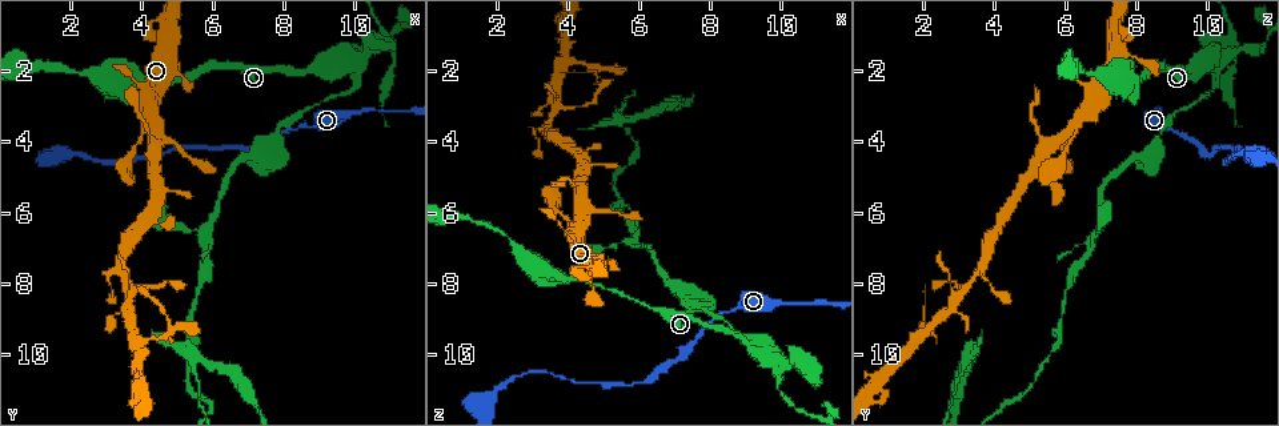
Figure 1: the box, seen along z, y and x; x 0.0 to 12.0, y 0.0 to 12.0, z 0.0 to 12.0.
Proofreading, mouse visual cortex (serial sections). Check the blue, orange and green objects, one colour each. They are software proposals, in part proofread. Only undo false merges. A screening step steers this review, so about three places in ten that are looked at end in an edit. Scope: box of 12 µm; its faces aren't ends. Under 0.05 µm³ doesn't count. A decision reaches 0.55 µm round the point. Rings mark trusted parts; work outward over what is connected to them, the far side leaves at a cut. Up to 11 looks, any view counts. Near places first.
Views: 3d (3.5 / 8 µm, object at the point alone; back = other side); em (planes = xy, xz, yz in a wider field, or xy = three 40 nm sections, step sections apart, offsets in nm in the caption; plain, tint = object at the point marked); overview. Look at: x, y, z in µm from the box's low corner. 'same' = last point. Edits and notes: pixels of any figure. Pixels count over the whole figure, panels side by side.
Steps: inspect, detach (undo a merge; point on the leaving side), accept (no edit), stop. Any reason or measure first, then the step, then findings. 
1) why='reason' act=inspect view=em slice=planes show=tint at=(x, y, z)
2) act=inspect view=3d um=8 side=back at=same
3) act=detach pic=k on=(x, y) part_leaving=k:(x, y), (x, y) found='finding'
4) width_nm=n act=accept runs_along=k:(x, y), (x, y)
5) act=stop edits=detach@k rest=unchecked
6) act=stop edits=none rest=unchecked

why='four or more arms meet' act=inspect view=3d um=3.5 side=back at=(4.4, 4.2, 5.6)

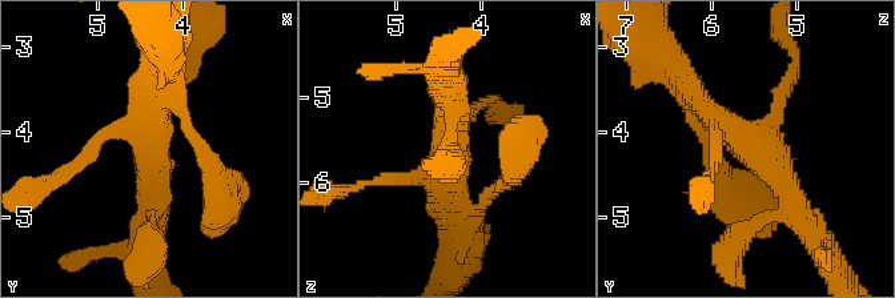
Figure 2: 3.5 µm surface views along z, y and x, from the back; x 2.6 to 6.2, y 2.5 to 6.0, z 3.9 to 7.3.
arms=4 arm_widths_nm=150,150,350,350 why='now the EM' act=inspect view=em slice=xy step=5 show=tint at=(4.35, 4.15, 5.55)

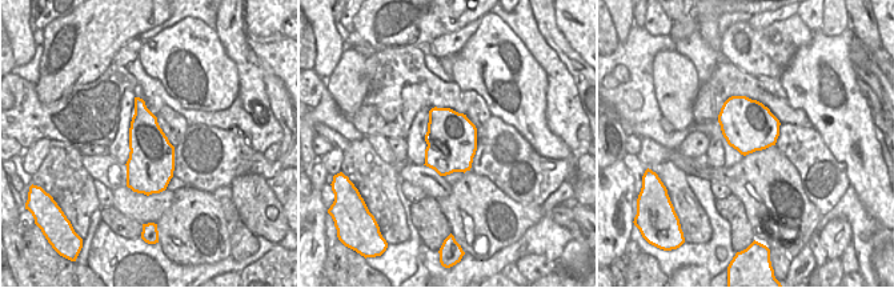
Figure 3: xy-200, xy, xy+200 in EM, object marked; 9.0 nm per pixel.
act=accept found='continuous, no second cell'

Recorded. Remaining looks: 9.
why='sudden change in width' act=inspect view=3d um=3.5 at=(3.6, 8.1, 3.1)

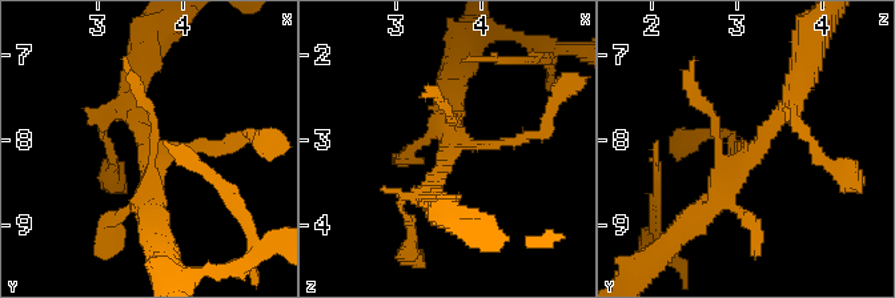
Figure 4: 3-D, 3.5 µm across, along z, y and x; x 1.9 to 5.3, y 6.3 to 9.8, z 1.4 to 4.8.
act=inspect view=em slice=xy step=5 show=tint at=(3.55, 8.15, 3.15)

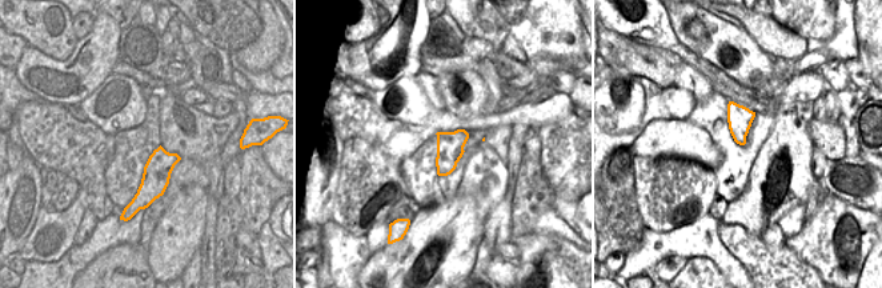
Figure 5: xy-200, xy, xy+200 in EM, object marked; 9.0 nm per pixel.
act=accept runs_along=4:(797, 87), (753, 156), (691, 221) found='all the same cell'

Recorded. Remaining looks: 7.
why='two arms in line, one across' act=inspect view=3d um=3.5 side=back at=(3.9, 9.6, 1.8)

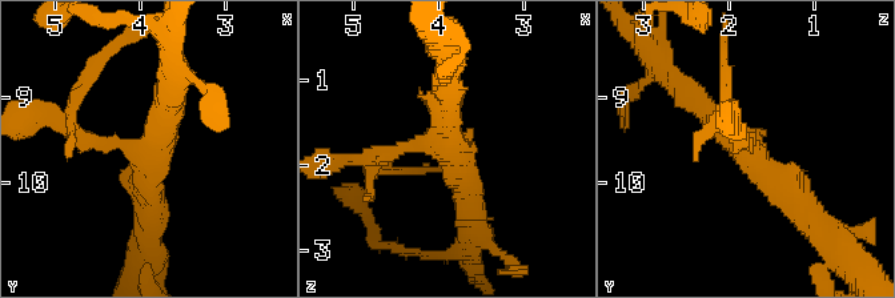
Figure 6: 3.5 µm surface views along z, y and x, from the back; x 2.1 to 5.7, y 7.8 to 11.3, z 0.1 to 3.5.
arms=3 arm_widths_nm=200,300,350 why='now the EM' act=inspect view=em slice=xy step=1 show=tint at=(3.95, 9.65, 1.75)

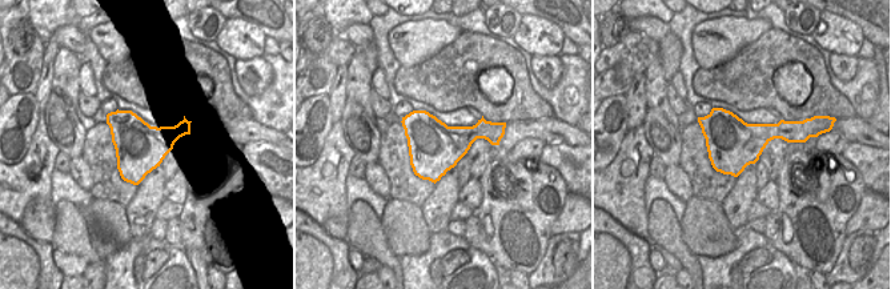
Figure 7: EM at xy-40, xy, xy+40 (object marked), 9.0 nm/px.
width_nm=480 act=accept runs_along=6:(689, 93), (811, 220) found='continuous, no second cell'

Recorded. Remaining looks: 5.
why='calibre changes' act=inspect view=3d um=3.5 side=back at=(10.2, 3.1, 8.6)

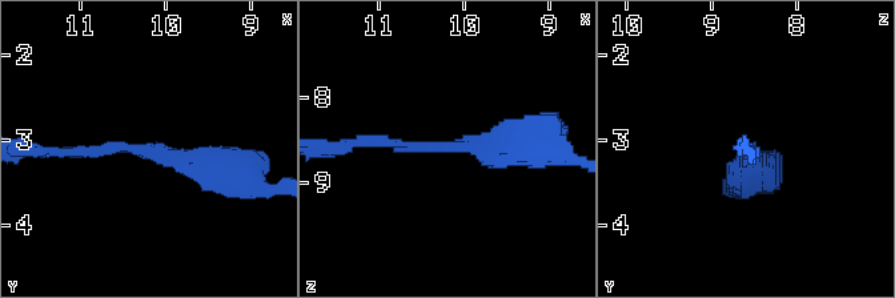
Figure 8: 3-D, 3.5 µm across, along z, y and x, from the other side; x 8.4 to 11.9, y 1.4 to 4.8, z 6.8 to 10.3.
arm_widths_nm=150,400 act=inspect view=em slice=xy step=3 show=tint at=(10.20, 3.15, 8.55)

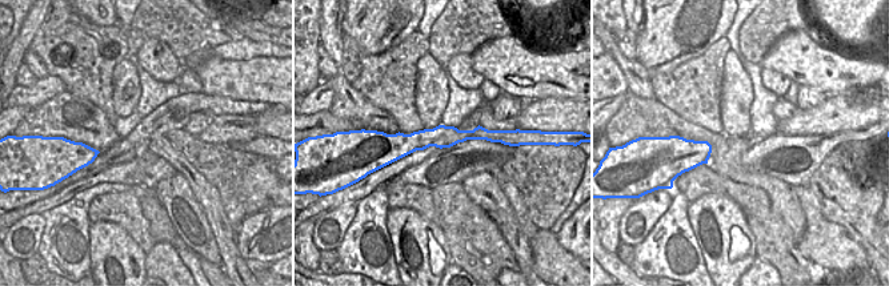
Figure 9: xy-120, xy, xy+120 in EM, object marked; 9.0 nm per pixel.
act=accept runs_along=8:(235, 173), (144, 148), (59, 152) found='continuous, no second cell'

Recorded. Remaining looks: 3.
why='four-way junction' act=inspect view=3d um=8 at=(10.0, 1.9, 10.2)

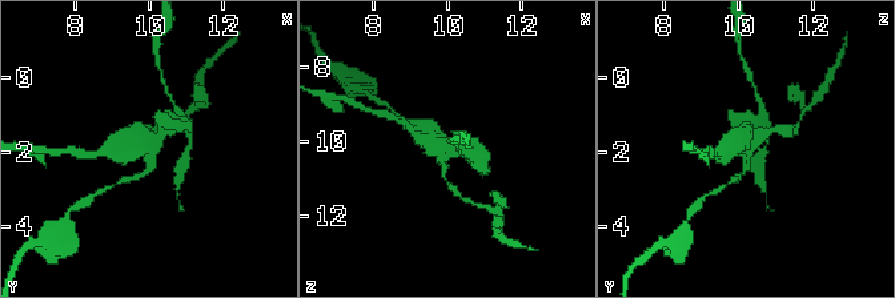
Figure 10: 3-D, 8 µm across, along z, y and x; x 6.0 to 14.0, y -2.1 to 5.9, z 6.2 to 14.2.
act=inspect view=3d um=3.5 at=(9.9, 1.8, 10.3)

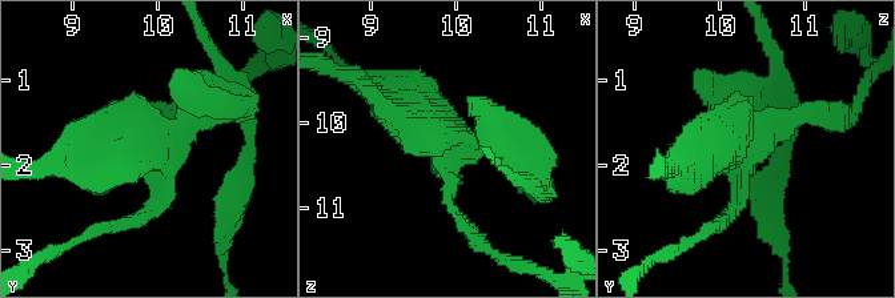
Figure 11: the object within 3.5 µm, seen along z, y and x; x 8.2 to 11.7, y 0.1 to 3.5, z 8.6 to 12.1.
why='now the EM' act=inspect view=em slice=xy step=2 show=tint at=(9.95, 1.85, 10.20)

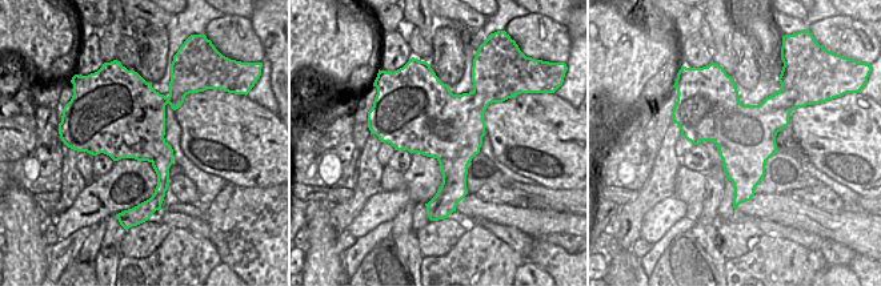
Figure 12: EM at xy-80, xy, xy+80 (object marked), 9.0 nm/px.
act=detach pic=11 on=(492, 148) part_leaving=11:(167, 169), (149, 214), (84, 234) found='two cells meet here'

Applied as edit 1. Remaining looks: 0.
act=stop edits=detach@11 rest=unchecked

